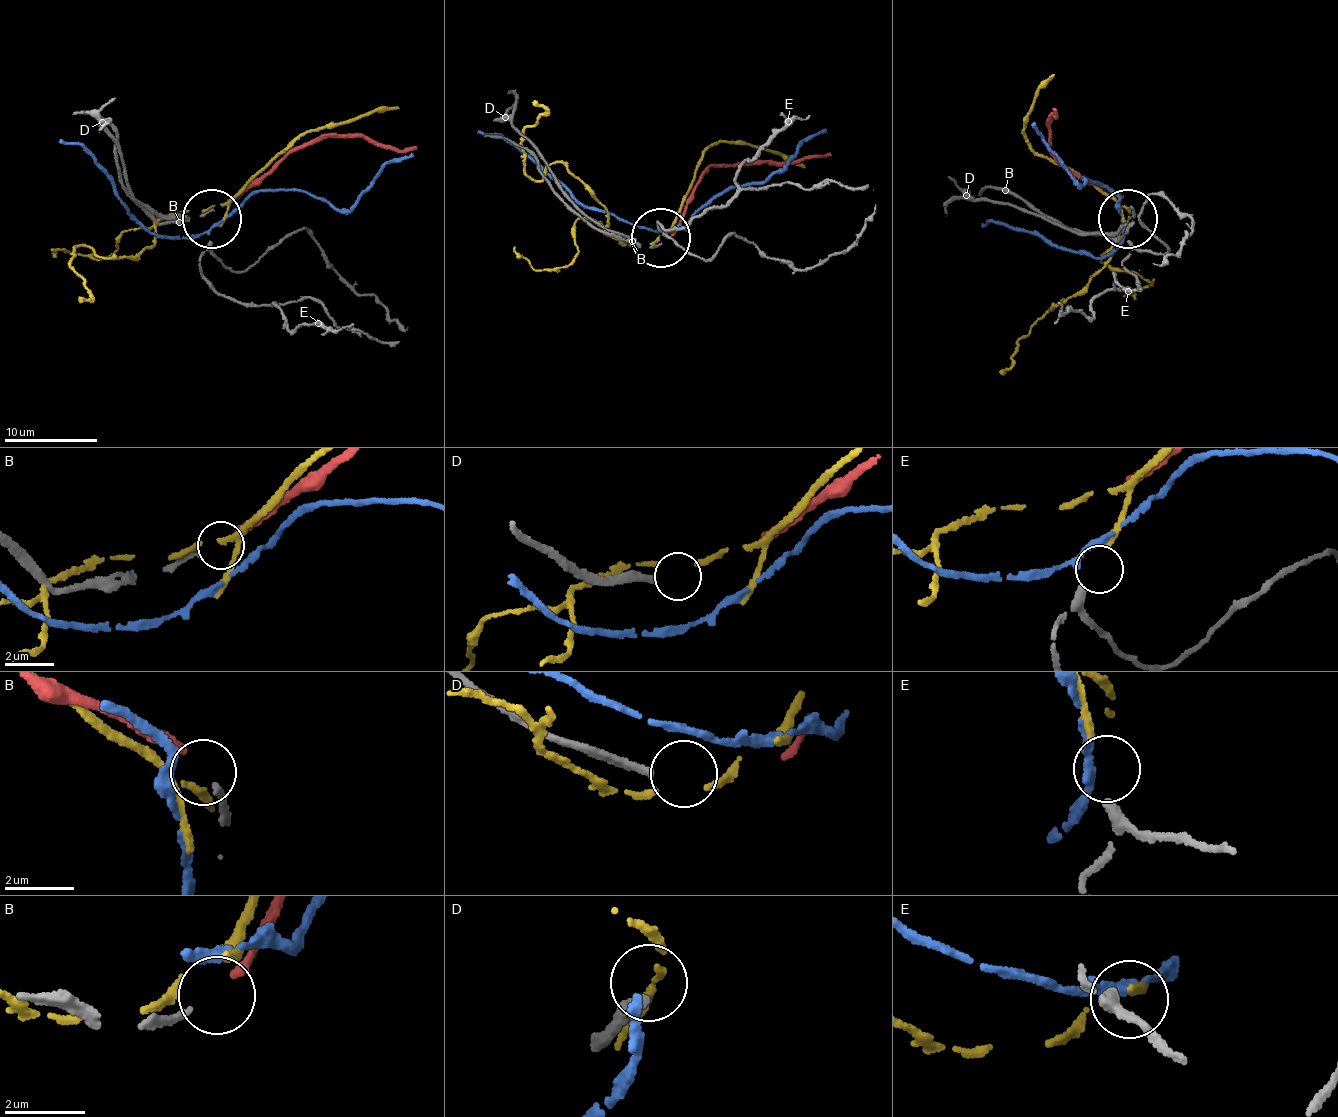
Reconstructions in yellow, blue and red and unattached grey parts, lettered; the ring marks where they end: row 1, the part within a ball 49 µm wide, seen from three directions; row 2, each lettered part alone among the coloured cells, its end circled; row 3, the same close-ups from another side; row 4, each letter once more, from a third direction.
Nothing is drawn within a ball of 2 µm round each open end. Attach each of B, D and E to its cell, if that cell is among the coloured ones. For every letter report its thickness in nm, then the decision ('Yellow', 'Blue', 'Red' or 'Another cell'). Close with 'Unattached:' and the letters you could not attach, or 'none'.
B: Thickness 190 nm. Red
D: Thickness 280 nm. Another cell
E: Thickness 280 nm. Yellow
Unattached: D

